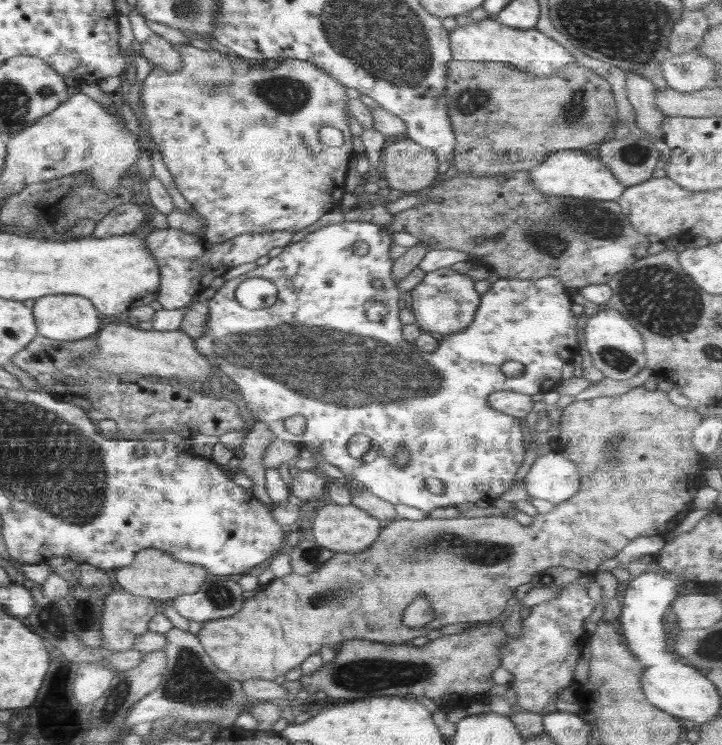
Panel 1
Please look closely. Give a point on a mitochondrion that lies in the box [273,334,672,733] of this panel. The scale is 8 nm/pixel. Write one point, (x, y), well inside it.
(365, 675)

